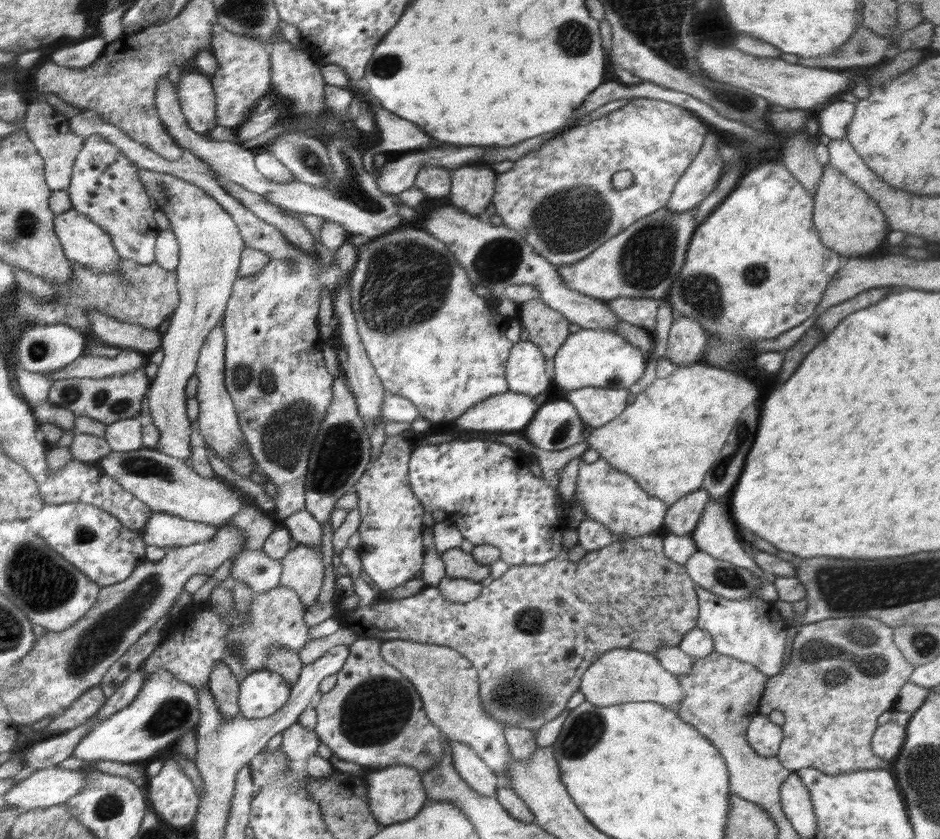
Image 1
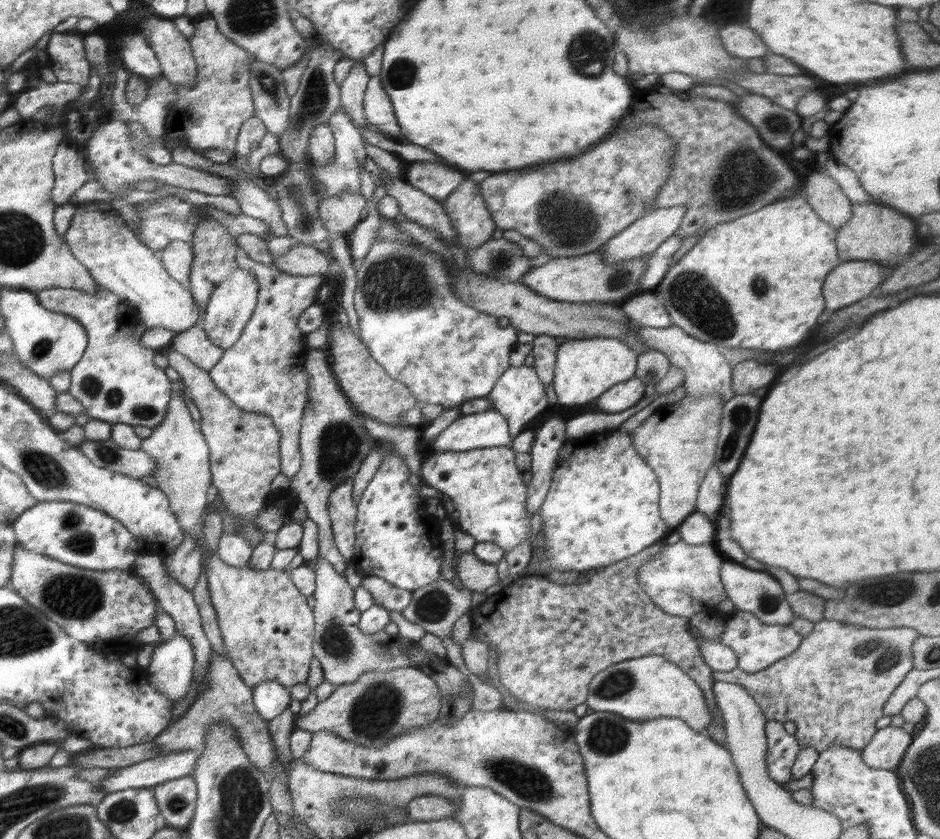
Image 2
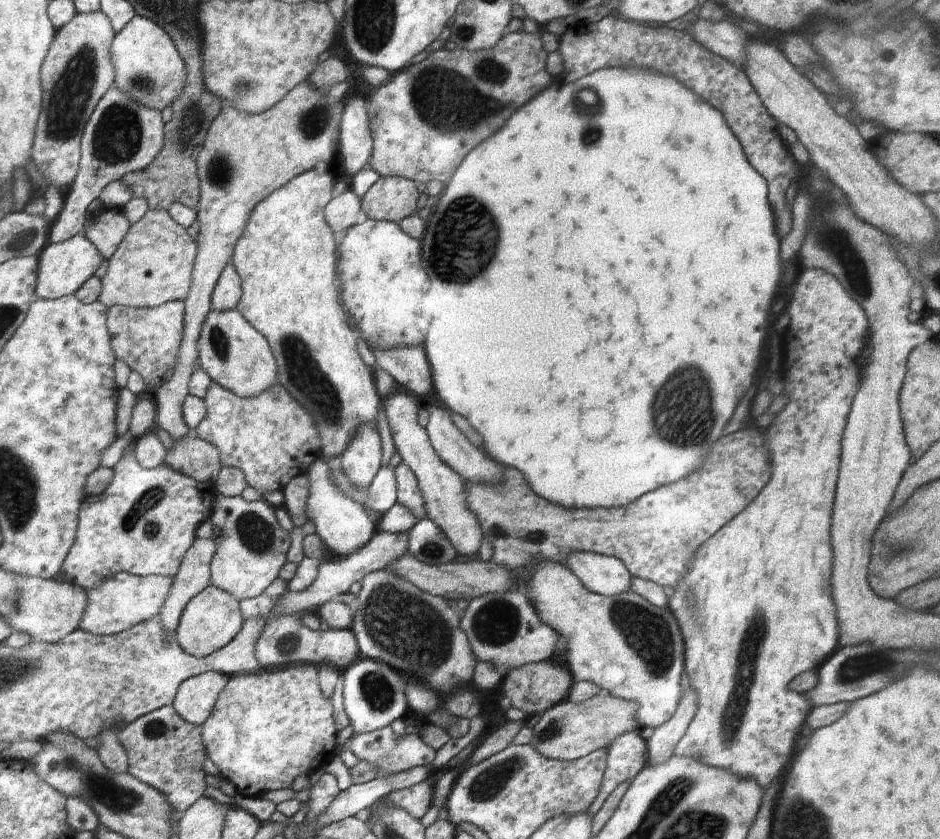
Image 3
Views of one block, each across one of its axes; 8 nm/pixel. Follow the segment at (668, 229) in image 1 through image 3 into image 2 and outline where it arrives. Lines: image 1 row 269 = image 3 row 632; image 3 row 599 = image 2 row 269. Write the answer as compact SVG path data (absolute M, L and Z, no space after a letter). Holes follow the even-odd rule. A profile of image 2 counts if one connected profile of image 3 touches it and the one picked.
M597 251L568 258L554 257L543 264L532 265L520 282L536 293L557 301L612 303L633 296L639 288L642 273L646 271L648 257L650 254L616 264L604 262L602 254Z

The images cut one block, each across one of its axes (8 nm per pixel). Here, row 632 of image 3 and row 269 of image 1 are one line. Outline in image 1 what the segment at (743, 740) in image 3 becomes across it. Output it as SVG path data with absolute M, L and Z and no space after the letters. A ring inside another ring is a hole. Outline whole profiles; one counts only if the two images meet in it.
M781 162L763 163L756 168L744 172L737 187L716 207L692 233L690 244L687 248L684 266L676 280L672 282L666 299L671 303L674 314L695 318L707 331L709 336L722 335L723 337L738 337L748 339L750 342L757 340L772 340L787 330L802 324L813 312L821 301L832 277L840 270L840 261L843 259L834 249L824 246L812 222L813 198L807 190L790 174L790 171Z

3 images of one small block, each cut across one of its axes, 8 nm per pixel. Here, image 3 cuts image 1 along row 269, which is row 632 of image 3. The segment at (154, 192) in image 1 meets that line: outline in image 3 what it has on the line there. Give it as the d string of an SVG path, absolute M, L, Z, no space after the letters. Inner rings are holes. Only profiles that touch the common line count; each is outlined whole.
M212 584L204 588L188 602L182 612L175 636L180 648L192 656L206 657L232 642L244 622L238 603L228 592Z

